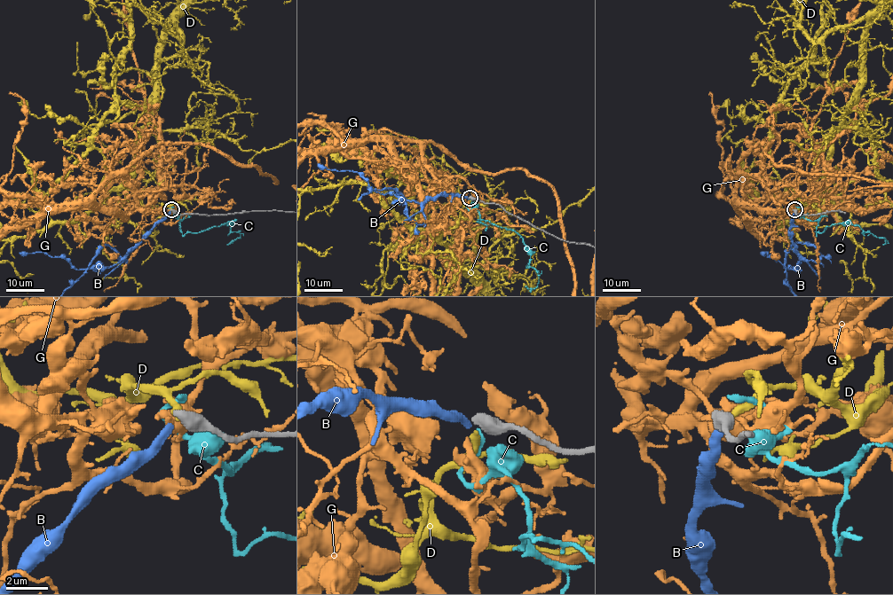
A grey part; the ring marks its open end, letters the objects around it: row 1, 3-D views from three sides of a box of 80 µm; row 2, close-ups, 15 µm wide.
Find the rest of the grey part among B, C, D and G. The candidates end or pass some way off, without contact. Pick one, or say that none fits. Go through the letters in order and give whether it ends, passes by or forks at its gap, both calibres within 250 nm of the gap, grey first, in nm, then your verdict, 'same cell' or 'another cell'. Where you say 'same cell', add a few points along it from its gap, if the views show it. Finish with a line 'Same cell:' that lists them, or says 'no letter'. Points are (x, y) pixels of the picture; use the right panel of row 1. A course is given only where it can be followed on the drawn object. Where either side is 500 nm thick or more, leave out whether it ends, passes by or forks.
B: 550 nm thick on the grey side, 360 nm on the other; another cell
C: 550 nm thick on the grey side, 320 nm on the other; another cell
D: 550 nm thick on the grey side, 400 nm on the other; another cell
G: 550 nm thick on the grey side, 240 nm on the other; another cell
Same cell: no letter

